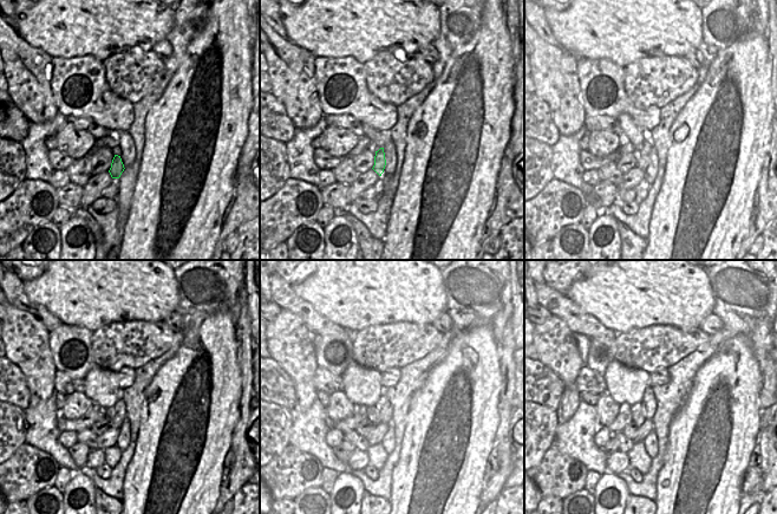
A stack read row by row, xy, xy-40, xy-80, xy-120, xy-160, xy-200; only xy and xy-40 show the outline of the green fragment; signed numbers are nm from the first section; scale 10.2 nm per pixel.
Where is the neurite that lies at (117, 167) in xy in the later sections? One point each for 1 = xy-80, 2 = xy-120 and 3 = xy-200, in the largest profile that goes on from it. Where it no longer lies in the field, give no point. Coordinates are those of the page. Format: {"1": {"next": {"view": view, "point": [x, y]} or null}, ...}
{"1": {"next": {"view": "xy-80", "point": [642, 157]}}, "2": {"next": {"view": "xy-120", "point": [119, 407]}}, "3": {"next": {"view": "xy-200", "point": [648, 401]}}}

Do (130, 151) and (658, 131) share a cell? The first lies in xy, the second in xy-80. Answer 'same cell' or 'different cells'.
different cells

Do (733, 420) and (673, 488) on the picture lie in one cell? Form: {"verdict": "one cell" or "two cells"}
{"verdict": "one cell"}

